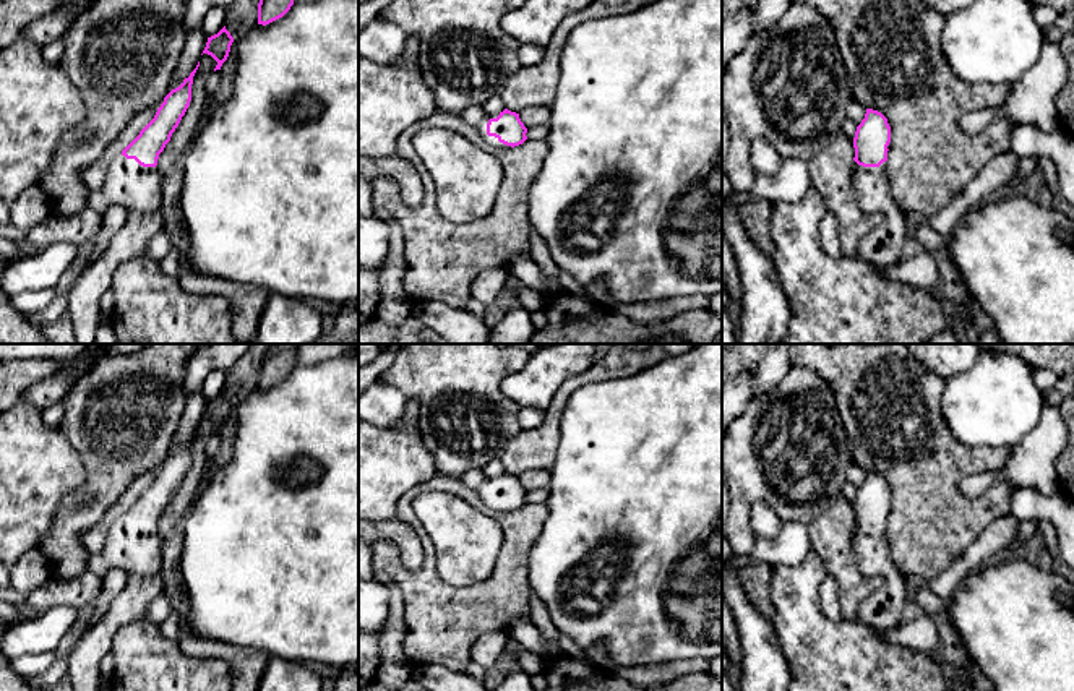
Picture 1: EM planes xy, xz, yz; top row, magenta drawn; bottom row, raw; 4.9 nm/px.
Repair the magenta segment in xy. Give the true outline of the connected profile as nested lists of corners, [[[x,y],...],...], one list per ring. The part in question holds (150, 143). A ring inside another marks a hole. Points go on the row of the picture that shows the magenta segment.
[[[200,62],[190,76],[164,97],[154,118],[112,159],[102,187],[88,193],[88,208],[101,214],[110,204],[143,212],[159,209],[162,190],[157,159],[190,105],[198,67]]]

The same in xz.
[[[508,109],[487,115],[475,128],[490,146],[498,149],[509,149],[527,139],[527,128],[521,122],[519,114]]]

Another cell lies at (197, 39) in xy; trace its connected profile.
[[[201,28],[191,29],[187,32],[187,41],[178,60],[175,71],[172,73],[169,92],[178,88],[185,78],[196,68],[201,54],[206,47],[208,36],[203,32]]]

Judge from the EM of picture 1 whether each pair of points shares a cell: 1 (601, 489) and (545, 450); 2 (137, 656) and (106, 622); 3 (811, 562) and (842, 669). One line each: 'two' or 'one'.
1: two
2: two
3: one

